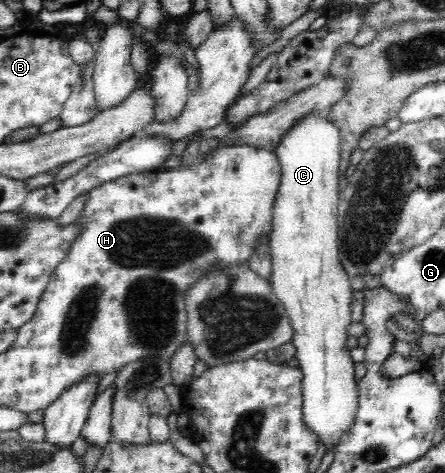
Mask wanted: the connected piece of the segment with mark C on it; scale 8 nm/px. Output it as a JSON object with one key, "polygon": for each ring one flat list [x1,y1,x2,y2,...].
{"polygon":[[306,115,299,123,296,123,285,135,279,140,280,144,277,144,275,154,278,162,281,166,281,183,277,190,277,195,274,206,272,209,272,230,269,234,269,247,272,261,272,274,271,274,271,287,273,288,273,294,278,298,280,303,284,305,286,309,286,315,288,320,292,324,292,340,290,343,294,345,294,357,298,360,300,373,302,373,302,412,304,427,308,428,308,431,316,435,318,444,321,443,325,447,325,453,329,451,335,452,339,442,347,435,349,428,353,424,355,419,355,412,357,411,357,382,354,377,354,362,350,357,350,349,346,347,346,341,348,340,350,333,350,323,353,322,351,319,351,302,352,302,352,291,351,279,345,270,341,267,339,259,339,224,338,224,338,211,339,211,339,163,340,163,340,133,336,125,332,123,332,120,328,120,326,115]]}

